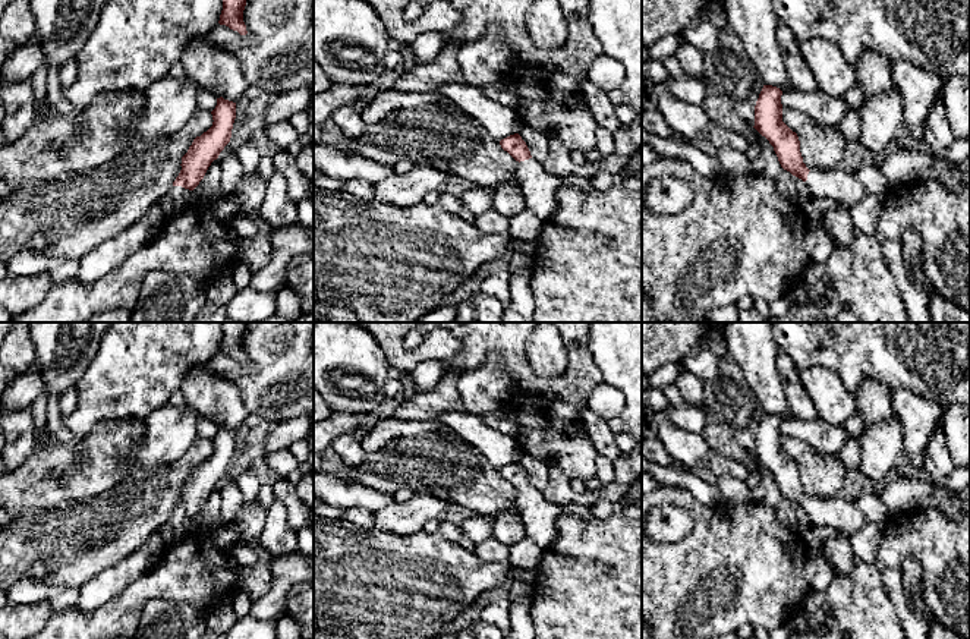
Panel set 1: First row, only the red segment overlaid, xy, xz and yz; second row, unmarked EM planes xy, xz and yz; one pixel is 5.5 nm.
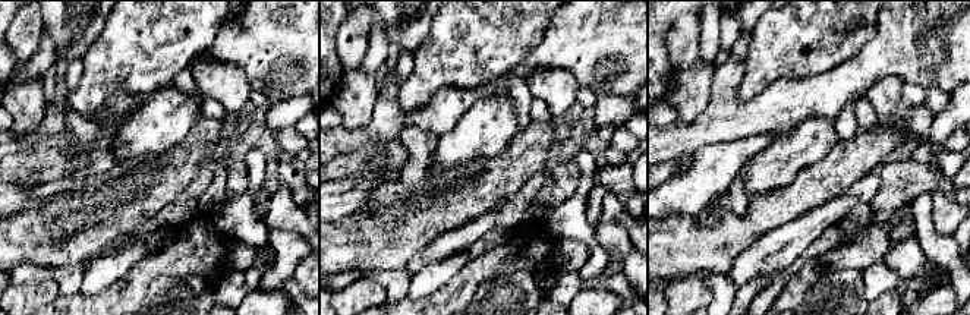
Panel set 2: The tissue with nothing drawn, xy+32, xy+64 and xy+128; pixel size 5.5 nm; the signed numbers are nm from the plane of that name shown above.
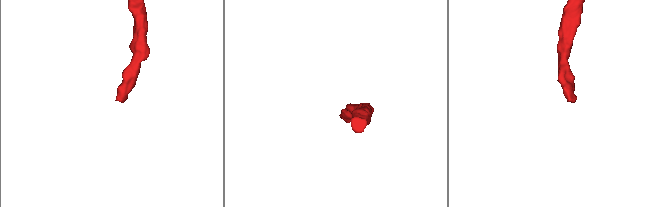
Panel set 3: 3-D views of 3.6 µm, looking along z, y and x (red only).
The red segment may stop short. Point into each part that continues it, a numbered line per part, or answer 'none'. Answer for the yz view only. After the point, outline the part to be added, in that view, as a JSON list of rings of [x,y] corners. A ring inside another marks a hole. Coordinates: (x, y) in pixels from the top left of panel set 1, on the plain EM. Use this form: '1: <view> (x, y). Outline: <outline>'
1: yz (844, 516). Outline: [[[810,498],[806,514],[810,525],[831,526],[844,533],[848,539],[859,532],[867,522],[856,501],[845,501],[843,498]]]

